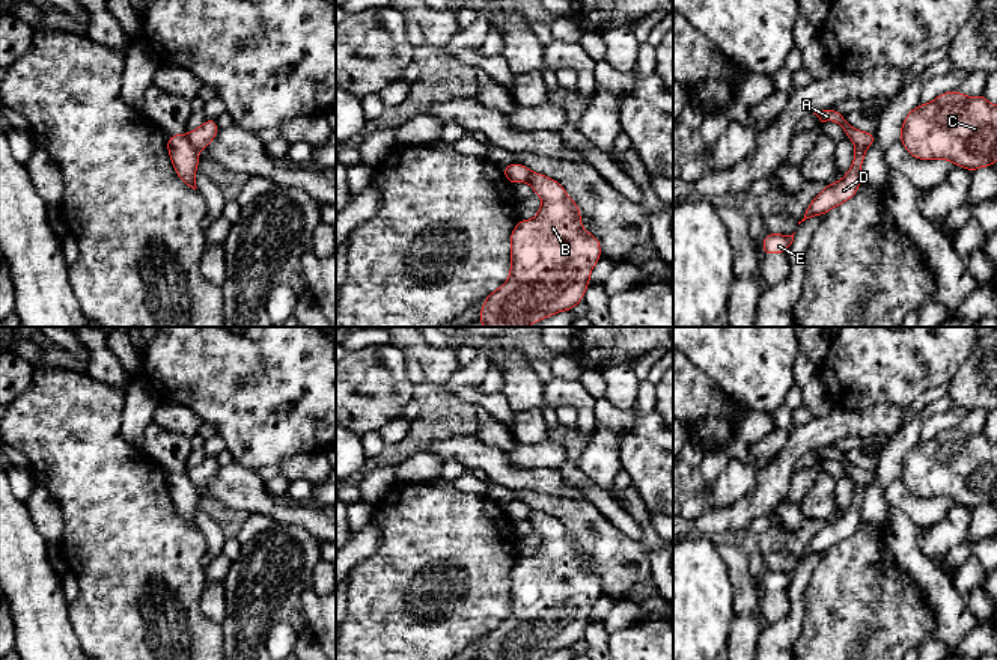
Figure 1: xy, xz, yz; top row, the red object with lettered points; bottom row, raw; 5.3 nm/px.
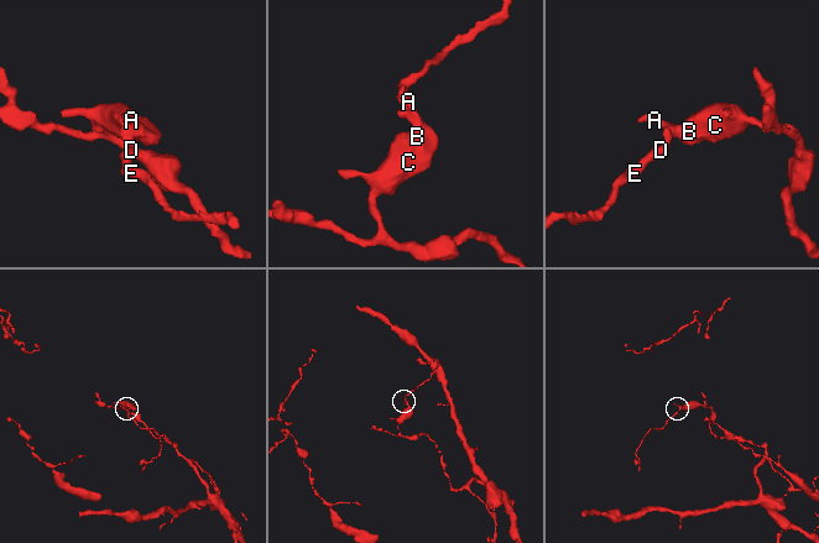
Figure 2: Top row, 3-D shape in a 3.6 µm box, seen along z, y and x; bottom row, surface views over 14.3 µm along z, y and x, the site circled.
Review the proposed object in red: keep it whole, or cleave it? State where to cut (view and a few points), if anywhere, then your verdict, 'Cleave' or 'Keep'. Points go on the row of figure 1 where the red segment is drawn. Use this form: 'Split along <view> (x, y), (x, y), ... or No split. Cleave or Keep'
Split along xy (185, 134), (198, 151). Cleave

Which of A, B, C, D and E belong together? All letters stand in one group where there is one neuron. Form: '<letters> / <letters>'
A B C / D E

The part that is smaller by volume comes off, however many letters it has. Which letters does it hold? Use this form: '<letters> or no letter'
D, E

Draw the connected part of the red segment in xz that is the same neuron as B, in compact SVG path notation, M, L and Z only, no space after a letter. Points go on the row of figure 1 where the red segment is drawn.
M532 172L527 181L542 197L538 215L518 220L511 237L509 279L483 298L477 316L485 327L529 327L559 312L574 309L583 298L595 264L601 259L601 243L581 226L581 212L557 179Z

